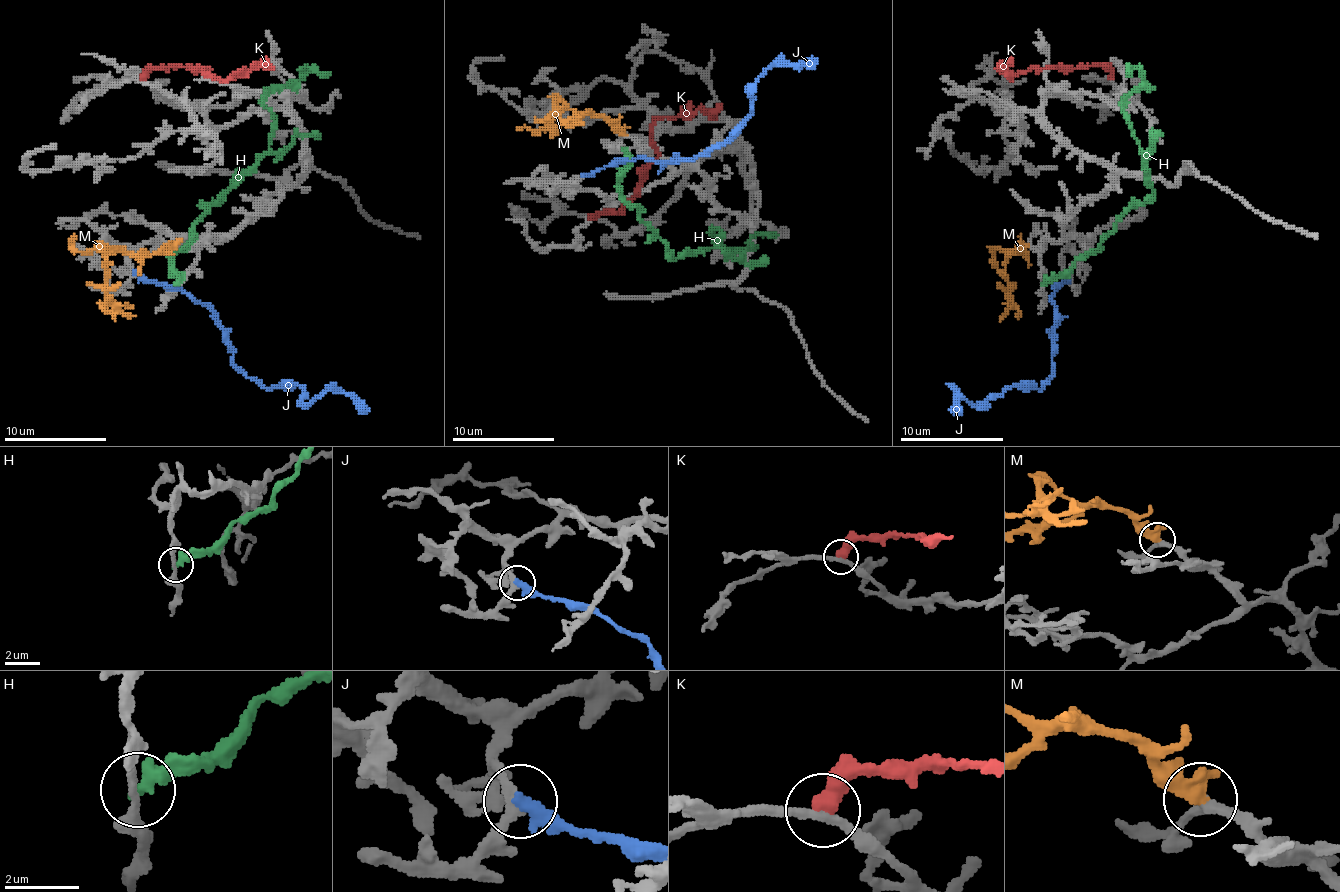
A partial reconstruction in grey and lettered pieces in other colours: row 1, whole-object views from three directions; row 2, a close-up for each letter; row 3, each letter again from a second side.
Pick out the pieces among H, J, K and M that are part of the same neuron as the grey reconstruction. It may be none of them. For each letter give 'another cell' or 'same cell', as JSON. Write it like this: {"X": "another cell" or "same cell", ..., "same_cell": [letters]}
{"H": "another cell", "J": "another cell", "K": "another cell", "M": "same cell", "same_cell": ["M"]}

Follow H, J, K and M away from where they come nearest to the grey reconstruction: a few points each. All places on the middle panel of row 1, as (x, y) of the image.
H: (624, 150), (619, 194), (676, 258), (717, 245), (714, 230), (745, 250), (778, 235)
J: (583, 176), (629, 160), (694, 158), (722, 145), (745, 117), (755, 81), (773, 65), (809, 65), (817, 58)
K: (591, 217), (614, 214), (635, 194), (642, 171), (658, 155), (652, 135), (658, 119), (717, 109), (722, 104)
M: (624, 135), (601, 117), (576, 114), (555, 101), (555, 114), (570, 124), (583, 122)

